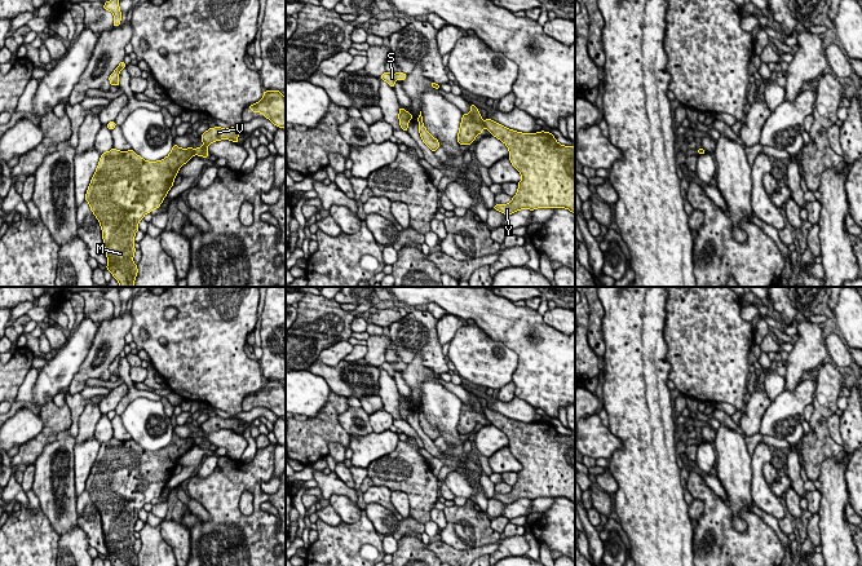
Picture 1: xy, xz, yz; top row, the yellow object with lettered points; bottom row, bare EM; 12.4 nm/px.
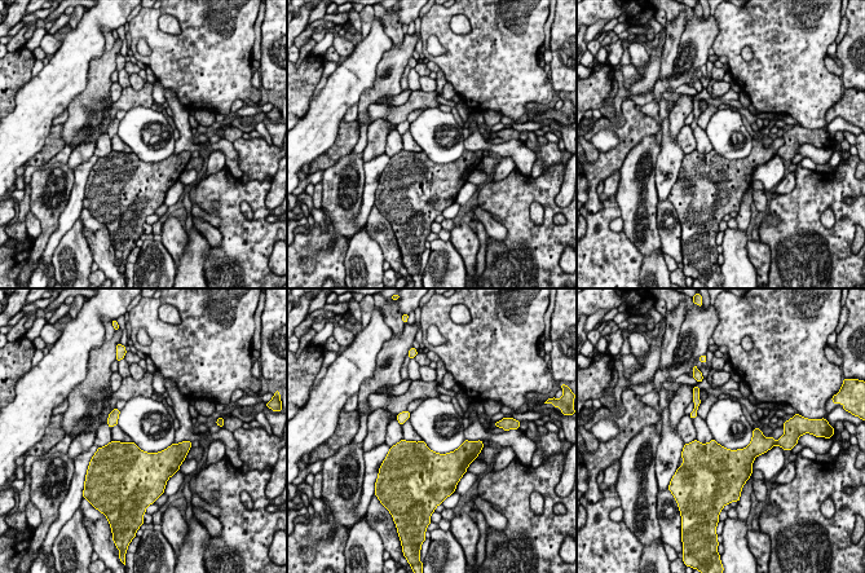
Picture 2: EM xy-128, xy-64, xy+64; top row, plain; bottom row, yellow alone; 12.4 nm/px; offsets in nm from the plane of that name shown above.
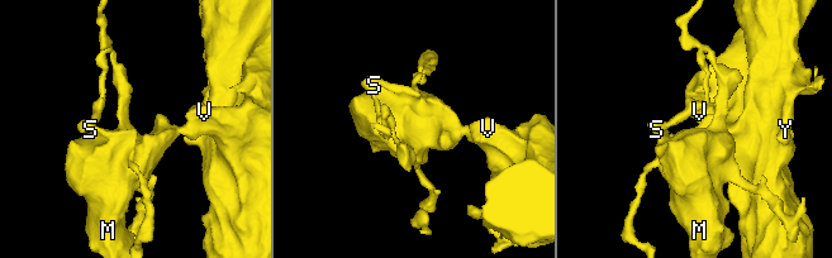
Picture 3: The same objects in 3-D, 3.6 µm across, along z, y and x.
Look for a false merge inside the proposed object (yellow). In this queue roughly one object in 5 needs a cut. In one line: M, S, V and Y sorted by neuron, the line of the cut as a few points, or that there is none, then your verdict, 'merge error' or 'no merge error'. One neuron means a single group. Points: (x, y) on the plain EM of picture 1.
M S / V Y; cut in xy along (193, 440), (195, 443); merge error

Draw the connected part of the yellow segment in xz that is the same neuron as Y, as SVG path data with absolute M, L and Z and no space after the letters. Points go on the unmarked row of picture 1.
M486 408L483 412L491 425L507 434L508 447L522 465L512 491L504 495L495 494L494 499L512 504L520 499L566 498L575 504L575 435L558 433L549 421L522 423L508 419L491 408Z

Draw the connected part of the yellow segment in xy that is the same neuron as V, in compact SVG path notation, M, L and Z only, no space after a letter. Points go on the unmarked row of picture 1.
M221 416L209 417L200 425L203 430L203 435L196 437L194 442L195 445L207 447L209 445L209 442L207 441L207 437L209 433L220 430L220 429L230 429L238 433L239 423L240 420L234 416L227 417L227 419L224 419Z

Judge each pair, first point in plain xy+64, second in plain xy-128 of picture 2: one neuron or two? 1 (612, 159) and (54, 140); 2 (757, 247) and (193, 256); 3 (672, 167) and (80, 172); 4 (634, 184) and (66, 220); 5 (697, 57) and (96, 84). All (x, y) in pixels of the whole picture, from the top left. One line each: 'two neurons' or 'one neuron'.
1: one neuron
2: two neurons
3: one neuron
4: two neurons
5: one neuron

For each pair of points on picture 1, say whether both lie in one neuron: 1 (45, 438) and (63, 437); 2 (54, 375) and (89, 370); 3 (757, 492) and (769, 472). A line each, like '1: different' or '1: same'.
1: different
2: different
3: different

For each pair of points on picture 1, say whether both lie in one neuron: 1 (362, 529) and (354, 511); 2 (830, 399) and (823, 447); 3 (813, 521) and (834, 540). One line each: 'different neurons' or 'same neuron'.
1: different neurons
2: same neuron
3: different neurons

